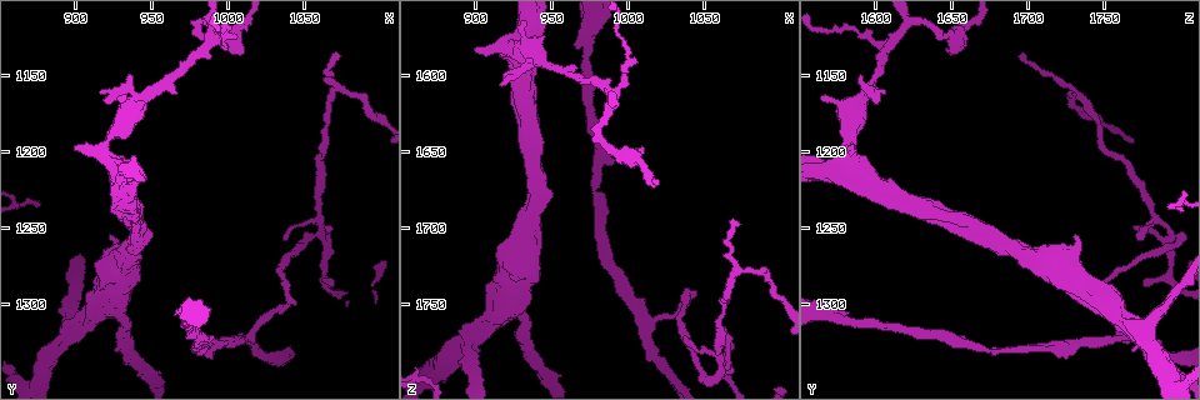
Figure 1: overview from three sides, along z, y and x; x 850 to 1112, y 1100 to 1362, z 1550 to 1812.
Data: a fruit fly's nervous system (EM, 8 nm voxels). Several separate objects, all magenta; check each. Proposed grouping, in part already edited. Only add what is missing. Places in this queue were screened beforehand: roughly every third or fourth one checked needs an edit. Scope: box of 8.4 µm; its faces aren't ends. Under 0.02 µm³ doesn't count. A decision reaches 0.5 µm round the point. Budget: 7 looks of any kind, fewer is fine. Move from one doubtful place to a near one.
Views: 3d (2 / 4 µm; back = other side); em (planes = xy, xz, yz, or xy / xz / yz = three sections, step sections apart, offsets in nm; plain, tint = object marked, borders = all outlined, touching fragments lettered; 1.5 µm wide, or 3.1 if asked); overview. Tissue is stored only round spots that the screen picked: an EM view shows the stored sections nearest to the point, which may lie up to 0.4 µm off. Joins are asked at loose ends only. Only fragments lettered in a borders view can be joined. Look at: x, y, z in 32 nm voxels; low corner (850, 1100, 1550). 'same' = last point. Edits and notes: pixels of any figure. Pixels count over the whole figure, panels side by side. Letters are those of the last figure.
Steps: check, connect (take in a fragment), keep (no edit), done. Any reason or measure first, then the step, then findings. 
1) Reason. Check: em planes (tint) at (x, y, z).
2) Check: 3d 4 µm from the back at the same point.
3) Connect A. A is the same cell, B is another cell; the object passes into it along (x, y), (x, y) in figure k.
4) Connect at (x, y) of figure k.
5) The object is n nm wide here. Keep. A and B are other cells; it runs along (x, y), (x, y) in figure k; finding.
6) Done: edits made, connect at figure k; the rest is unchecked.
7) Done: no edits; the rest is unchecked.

Free end. Check: em xy step 8 (tint) at (900, 1196, 1582).

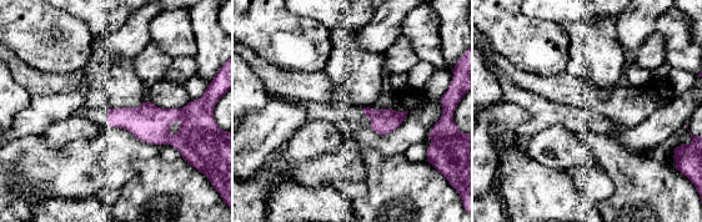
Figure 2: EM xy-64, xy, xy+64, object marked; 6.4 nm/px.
Cut it another way. Check: em planes (borders) at the same point.

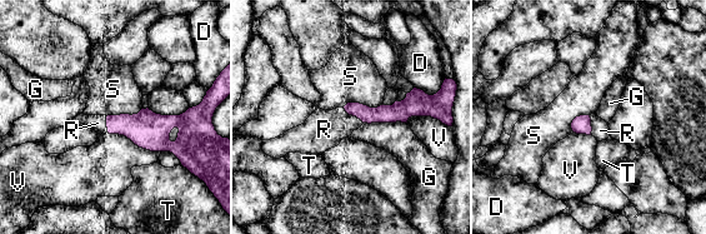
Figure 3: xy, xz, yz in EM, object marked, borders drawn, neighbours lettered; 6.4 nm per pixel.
Connect at (324, 129) of figure 3. R is the same cell, D, G, S, T and V are other cells; the object passes into it along (384, 113), (352, 115), (324, 129) in figure 3; the neuron continues.

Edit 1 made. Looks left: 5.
Check: em planes (plain) at (1038, 1256, 1772).

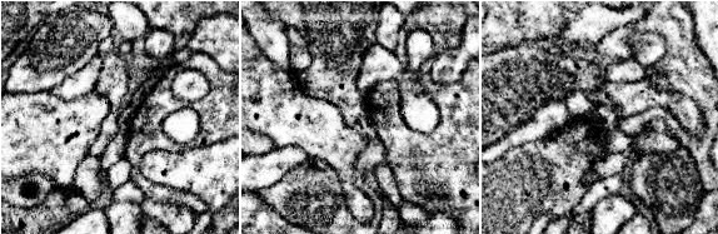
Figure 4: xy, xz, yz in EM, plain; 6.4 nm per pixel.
What lies round it. Check: em planes (borders) at the same point.

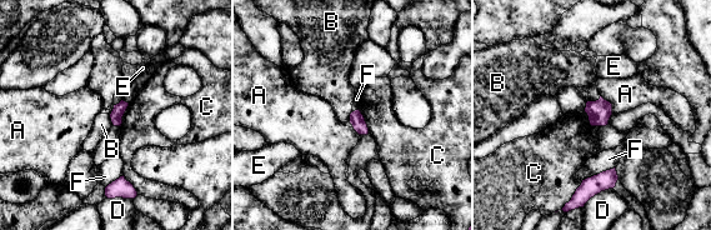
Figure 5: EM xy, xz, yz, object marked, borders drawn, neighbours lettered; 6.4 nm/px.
The longest contact is with F, 240 nm. Keep. A, B, C, D, E and F are other cells; a border runs along (357, 109), (364, 118), (369, 133) in figure 5; none of them fits.

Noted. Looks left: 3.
An open end. Check: 3d 2 µm at (1074, 1136, 1698).

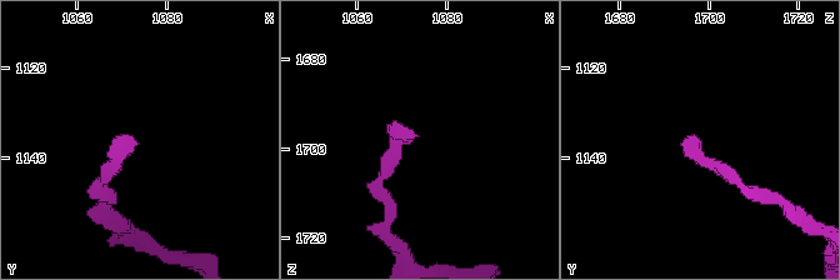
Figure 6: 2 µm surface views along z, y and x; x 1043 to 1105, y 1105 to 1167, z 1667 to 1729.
Shape alone is not enough. Check: em xy step 4 (borders) at (1073, 1136, 1698).

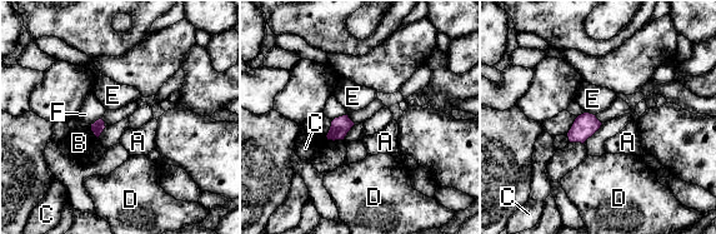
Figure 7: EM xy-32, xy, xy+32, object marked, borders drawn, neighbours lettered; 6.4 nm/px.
Cut it another way. Check: em planes (borders) at the same point.

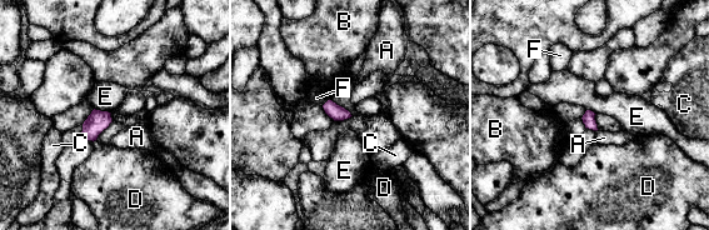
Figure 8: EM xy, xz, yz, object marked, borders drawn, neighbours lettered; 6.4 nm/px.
The object is 80 nm wide here. Keep. A, B, C, D, E and F are other cells; no lettered fragment goes on from it.

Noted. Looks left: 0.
Done: edits made, connect at figure 3; the rest is unchecked.

